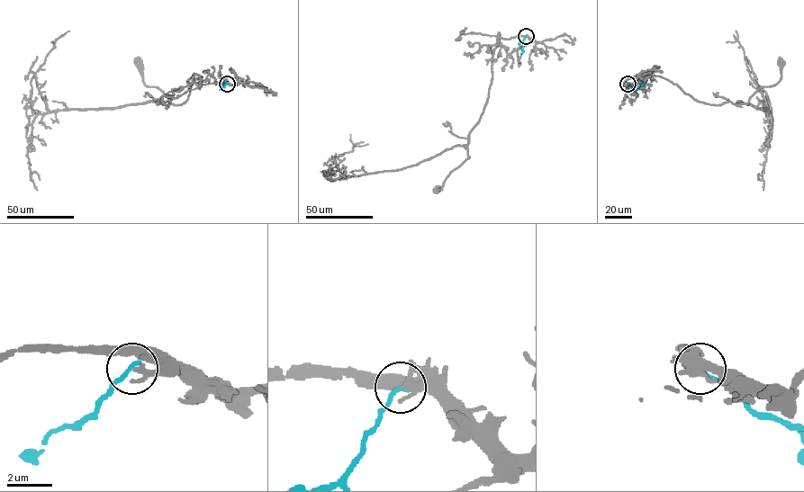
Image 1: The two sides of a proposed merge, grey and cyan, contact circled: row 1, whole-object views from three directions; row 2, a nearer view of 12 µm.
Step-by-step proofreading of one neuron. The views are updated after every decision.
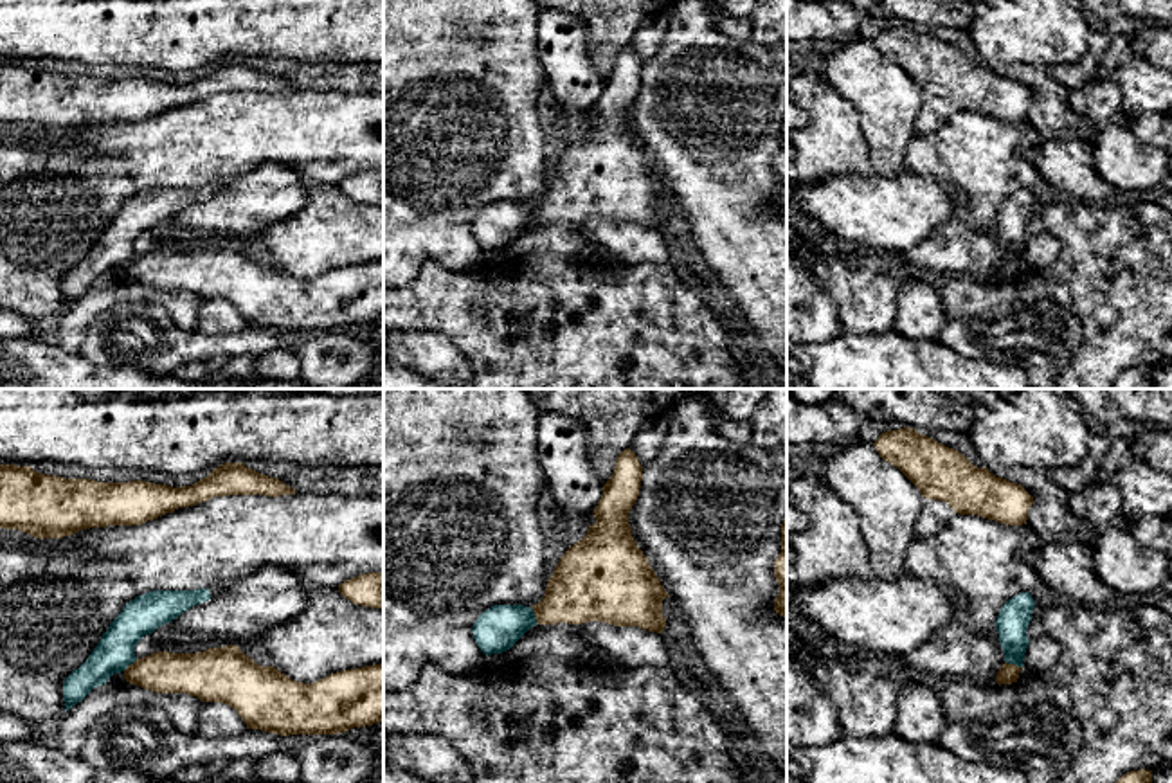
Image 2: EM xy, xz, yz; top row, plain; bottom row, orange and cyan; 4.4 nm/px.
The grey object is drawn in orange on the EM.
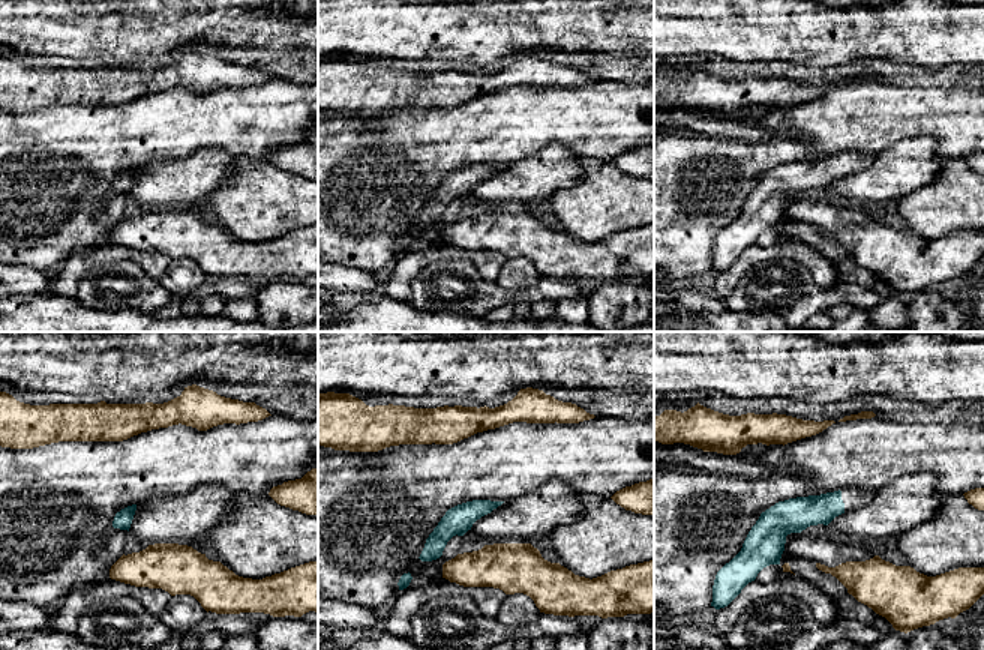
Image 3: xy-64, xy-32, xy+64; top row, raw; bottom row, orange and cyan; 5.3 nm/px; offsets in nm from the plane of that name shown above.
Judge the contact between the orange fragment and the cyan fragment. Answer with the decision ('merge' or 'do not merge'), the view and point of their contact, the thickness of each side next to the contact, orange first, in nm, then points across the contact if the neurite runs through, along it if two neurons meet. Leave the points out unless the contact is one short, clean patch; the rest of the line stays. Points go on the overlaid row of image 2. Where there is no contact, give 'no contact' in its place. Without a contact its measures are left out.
do not merge; meets orange in xz at (535, 616); 300 nm thick on the orange side, 200 nm on the other; border along xz (530, 607), (539, 623)

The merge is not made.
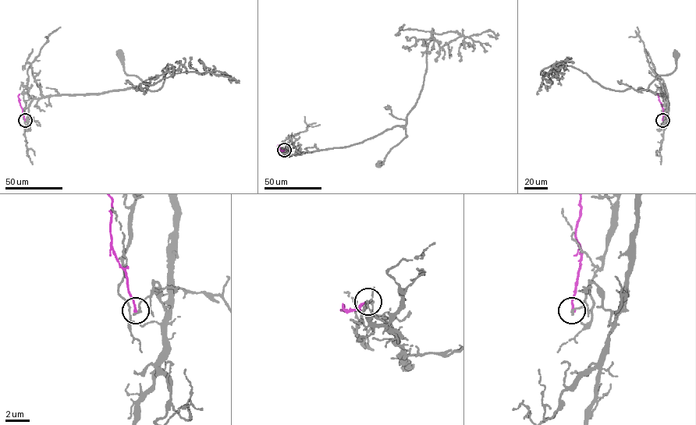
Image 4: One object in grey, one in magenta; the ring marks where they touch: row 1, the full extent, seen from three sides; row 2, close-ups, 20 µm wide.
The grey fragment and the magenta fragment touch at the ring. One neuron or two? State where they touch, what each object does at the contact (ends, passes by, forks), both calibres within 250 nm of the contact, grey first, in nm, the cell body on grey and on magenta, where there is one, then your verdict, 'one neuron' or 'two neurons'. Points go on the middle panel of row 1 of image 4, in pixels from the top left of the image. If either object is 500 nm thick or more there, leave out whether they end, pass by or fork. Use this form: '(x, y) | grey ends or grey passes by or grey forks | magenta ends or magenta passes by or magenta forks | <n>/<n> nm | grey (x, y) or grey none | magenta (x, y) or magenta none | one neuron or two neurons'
(284, 150) | grey passes by | magenta ends | 150/160 nm | grey (379, 164) | magenta none | two neurons

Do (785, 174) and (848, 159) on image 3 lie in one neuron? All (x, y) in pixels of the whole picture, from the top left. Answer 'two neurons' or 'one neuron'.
one neuron

